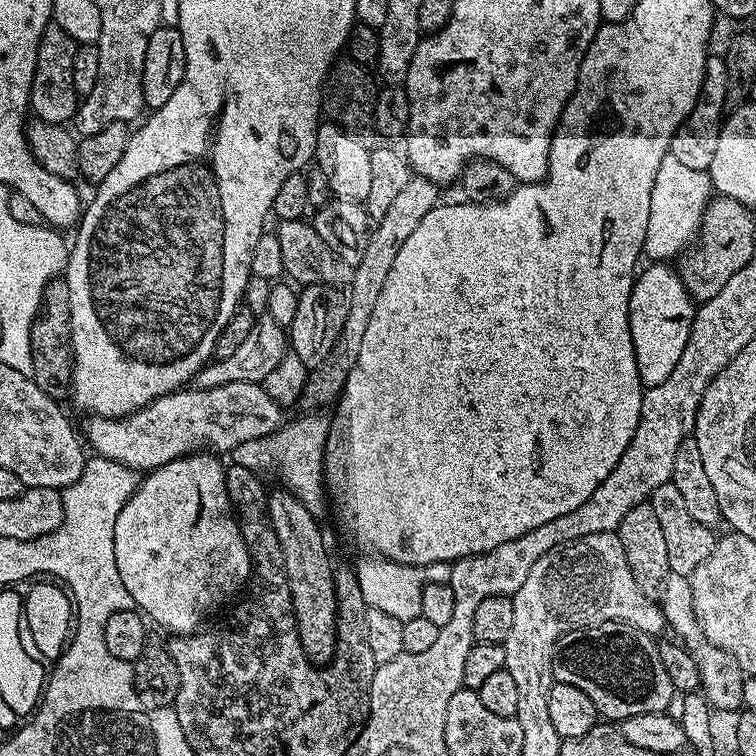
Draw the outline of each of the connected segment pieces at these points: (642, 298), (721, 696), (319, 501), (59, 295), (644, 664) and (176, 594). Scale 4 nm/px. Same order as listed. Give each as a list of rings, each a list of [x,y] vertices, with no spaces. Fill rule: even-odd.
[[[652,262],[649,268],[639,273],[628,299],[628,321],[634,342],[634,358],[638,362],[640,382],[645,389],[658,386],[670,378],[686,342],[690,338],[690,326],[696,316],[697,305],[682,286],[679,271],[664,262]]]
[[[668,572],[660,591],[660,605],[663,610],[667,627],[673,630],[673,635],[681,641],[691,653],[698,666],[700,692],[705,697],[711,709],[719,712],[735,713],[743,707],[744,681],[746,674],[738,666],[737,660],[724,648],[716,647],[705,638],[700,623],[696,618],[693,604],[693,588],[691,579],[684,575]]]
[[[327,415],[325,416],[300,416],[297,418],[297,420],[289,419],[287,423],[285,423],[284,427],[279,428],[277,432],[274,434],[270,434],[268,437],[266,437],[263,440],[251,440],[250,442],[242,442],[242,446],[238,446],[236,449],[234,449],[234,460],[235,463],[241,464],[242,466],[246,466],[247,468],[252,469],[253,472],[257,474],[265,474],[264,472],[268,472],[272,468],[272,464],[274,467],[276,467],[276,472],[278,475],[281,476],[283,487],[287,488],[288,491],[292,492],[297,496],[297,498],[300,499],[300,501],[306,506],[306,510],[310,510],[314,514],[320,514],[320,511],[323,510],[323,508],[326,508],[326,489],[324,486],[324,447],[326,446],[326,438],[328,437],[328,426],[329,426],[330,420]]]
[[[67,279],[51,280],[30,330],[30,359],[34,361],[31,380],[47,396],[67,397],[72,391],[72,311]]]
[[[618,622],[562,634],[552,652],[552,679],[558,684],[586,690],[597,713],[608,722],[619,722],[638,714],[668,712],[674,697],[670,674],[666,674],[666,666],[662,666],[657,641],[634,626]]]
[[[197,450],[151,469],[122,506],[118,522],[114,522],[114,555],[123,585],[130,592],[135,607],[153,625],[161,624],[168,634],[197,631],[205,623],[204,615],[223,600],[230,599],[239,588],[241,591],[252,574],[252,559],[232,511],[226,490],[225,465],[220,464],[220,460],[221,457],[211,451]]]

